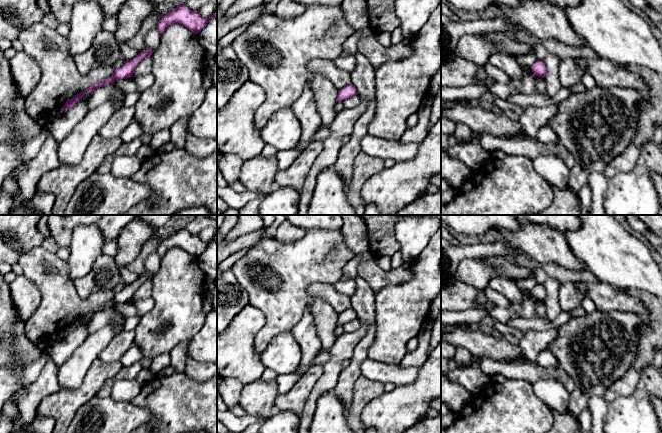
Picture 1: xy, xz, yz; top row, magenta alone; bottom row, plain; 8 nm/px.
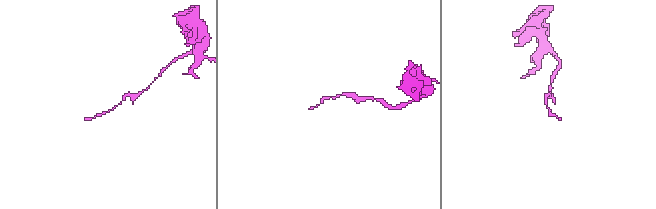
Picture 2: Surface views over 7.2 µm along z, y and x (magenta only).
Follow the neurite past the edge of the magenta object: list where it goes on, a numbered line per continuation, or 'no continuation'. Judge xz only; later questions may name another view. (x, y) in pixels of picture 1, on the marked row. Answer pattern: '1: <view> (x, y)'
no continuation

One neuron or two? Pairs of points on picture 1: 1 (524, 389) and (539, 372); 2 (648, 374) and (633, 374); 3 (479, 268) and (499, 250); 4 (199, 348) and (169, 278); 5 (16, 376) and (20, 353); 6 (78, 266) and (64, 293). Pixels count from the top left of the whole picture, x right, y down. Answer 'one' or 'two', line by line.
1: two
2: two
3: two
4: two
5: two
6: two

